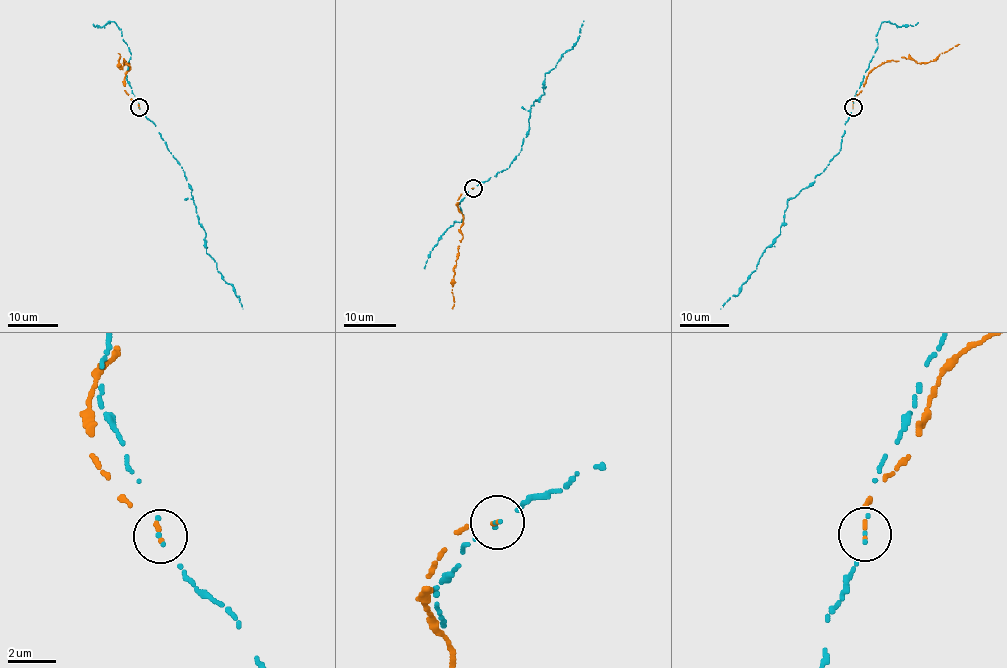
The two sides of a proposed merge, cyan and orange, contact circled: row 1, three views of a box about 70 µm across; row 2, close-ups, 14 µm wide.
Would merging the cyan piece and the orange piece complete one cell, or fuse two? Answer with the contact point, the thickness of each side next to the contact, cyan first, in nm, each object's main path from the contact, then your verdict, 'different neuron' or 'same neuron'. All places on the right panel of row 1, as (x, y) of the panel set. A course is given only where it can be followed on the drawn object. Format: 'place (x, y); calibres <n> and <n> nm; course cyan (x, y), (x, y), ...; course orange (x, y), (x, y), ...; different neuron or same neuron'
place (853, 107); calibres 150 and 140 nm; course cyan (852, 107), (839, 152), (808, 187), (787, 201), (780, 234), (736, 295), (720, 308); course orange (852, 107), (853, 99), (874, 67), (901, 57), (929, 62), (959, 44); different neuron

